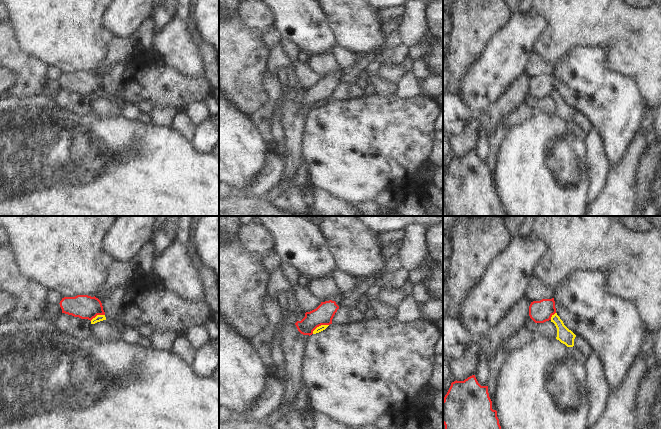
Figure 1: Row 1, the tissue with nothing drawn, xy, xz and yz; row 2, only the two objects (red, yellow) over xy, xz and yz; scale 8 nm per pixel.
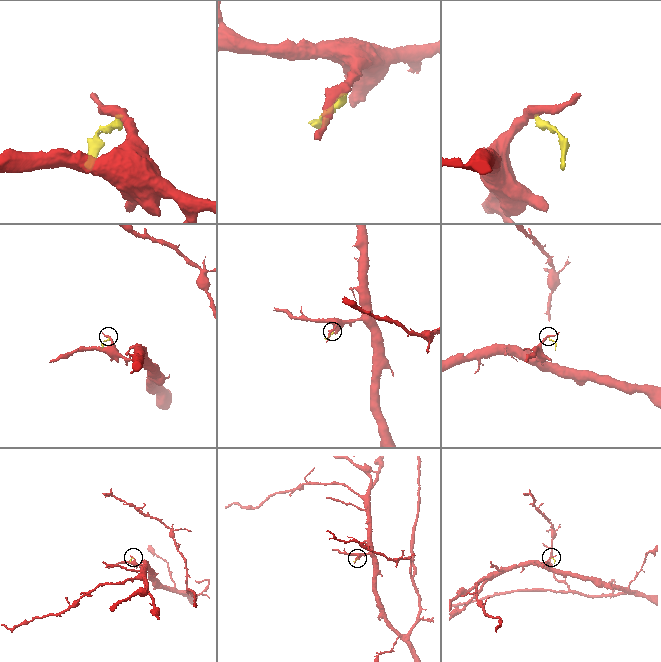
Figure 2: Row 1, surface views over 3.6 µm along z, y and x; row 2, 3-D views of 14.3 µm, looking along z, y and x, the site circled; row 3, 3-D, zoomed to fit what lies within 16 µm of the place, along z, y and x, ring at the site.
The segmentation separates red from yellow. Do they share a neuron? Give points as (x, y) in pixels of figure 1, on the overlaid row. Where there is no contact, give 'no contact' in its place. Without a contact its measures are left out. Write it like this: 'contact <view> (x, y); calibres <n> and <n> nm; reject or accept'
contact xz (319, 325); calibres 160 and 50 nm; reject

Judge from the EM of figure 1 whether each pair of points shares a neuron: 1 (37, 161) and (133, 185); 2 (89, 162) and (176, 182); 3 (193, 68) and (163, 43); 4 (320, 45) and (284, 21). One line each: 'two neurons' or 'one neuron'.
1: one neuron
2: one neuron
3: one neuron
4: one neuron

